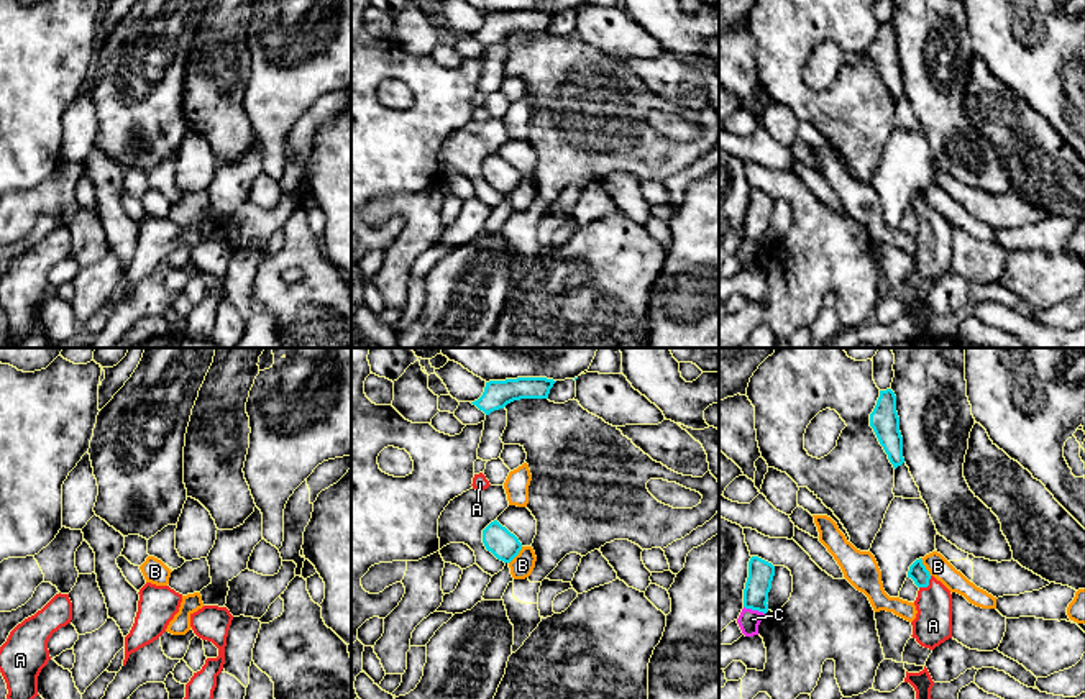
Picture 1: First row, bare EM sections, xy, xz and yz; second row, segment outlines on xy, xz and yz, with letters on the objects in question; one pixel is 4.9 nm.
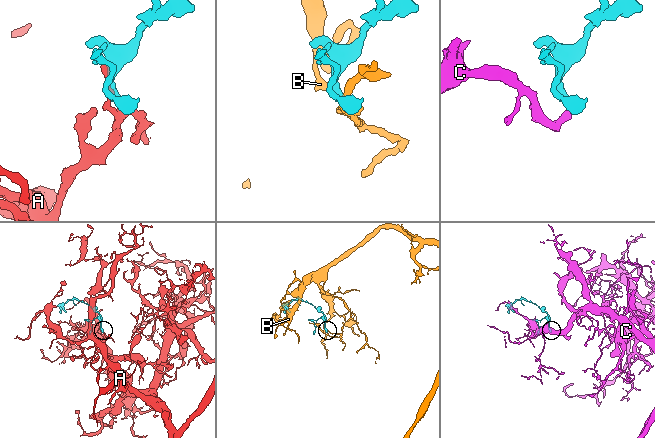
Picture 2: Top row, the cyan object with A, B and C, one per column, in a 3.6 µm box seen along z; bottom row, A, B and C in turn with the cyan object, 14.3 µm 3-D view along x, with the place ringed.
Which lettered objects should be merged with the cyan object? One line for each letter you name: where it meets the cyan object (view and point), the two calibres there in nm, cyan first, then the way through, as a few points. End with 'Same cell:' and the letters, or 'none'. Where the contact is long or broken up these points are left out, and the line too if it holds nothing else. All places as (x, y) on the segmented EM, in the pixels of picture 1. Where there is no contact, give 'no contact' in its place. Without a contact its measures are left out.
A: yz (928, 584) | 90/190 nm
Same cell: A

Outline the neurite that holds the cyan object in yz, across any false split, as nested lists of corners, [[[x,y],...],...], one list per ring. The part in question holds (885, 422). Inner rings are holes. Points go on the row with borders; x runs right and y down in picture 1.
[[[891,389],[880,391],[877,405],[870,413],[870,427],[888,455],[893,468],[896,469],[901,466],[904,463],[903,436],[900,432],[900,417],[896,412],[896,395]]]

